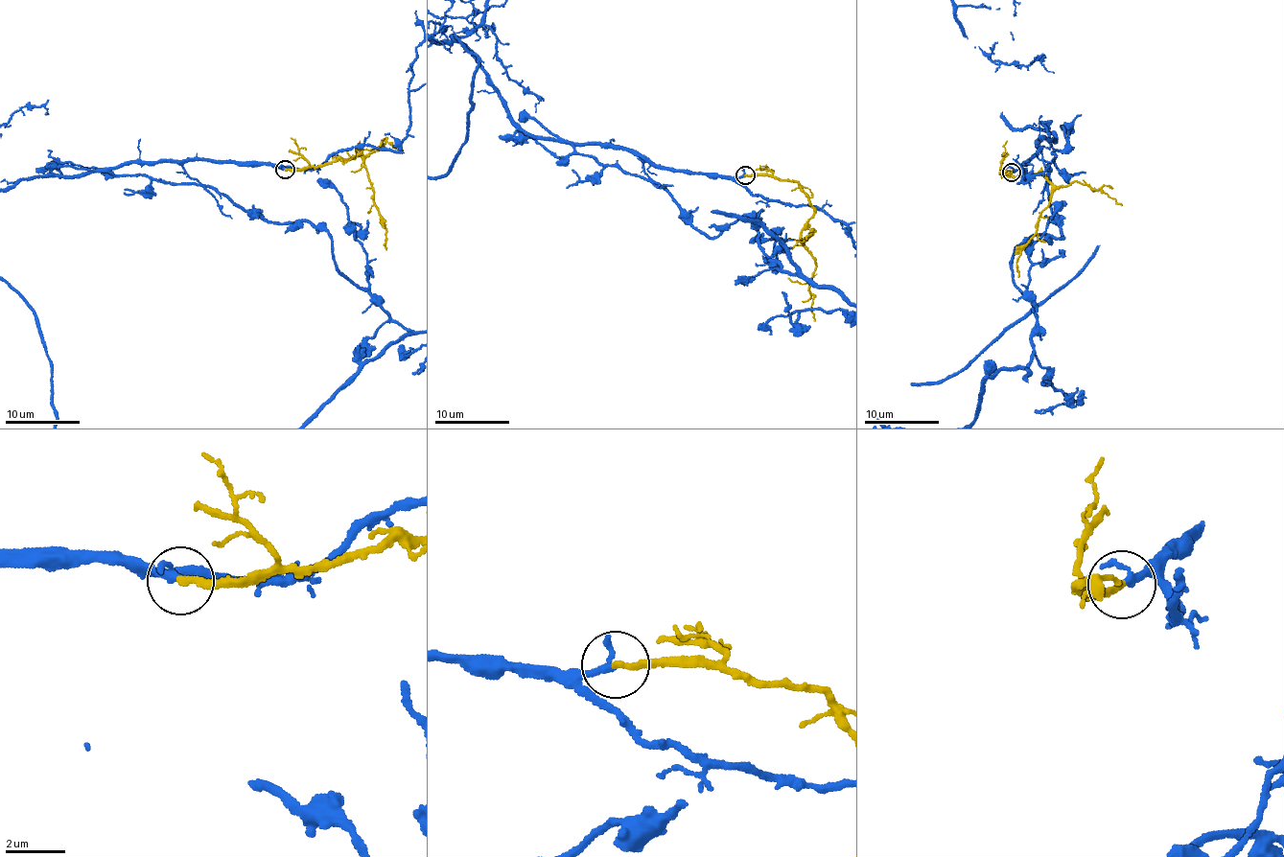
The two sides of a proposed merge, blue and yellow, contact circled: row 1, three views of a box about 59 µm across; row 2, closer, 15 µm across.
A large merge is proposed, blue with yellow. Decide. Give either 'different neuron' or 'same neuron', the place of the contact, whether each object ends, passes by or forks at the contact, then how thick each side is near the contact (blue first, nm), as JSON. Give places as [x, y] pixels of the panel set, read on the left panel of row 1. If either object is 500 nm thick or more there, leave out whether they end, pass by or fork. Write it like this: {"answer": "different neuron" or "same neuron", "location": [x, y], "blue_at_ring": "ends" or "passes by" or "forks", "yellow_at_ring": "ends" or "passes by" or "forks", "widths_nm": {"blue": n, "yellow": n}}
{"answer": "same neuron", "location": [285, 170], "blue_at_ring": "passes by", "yellow_at_ring": "ends", "widths_nm": {"blue": 200, "yellow": 240}}

